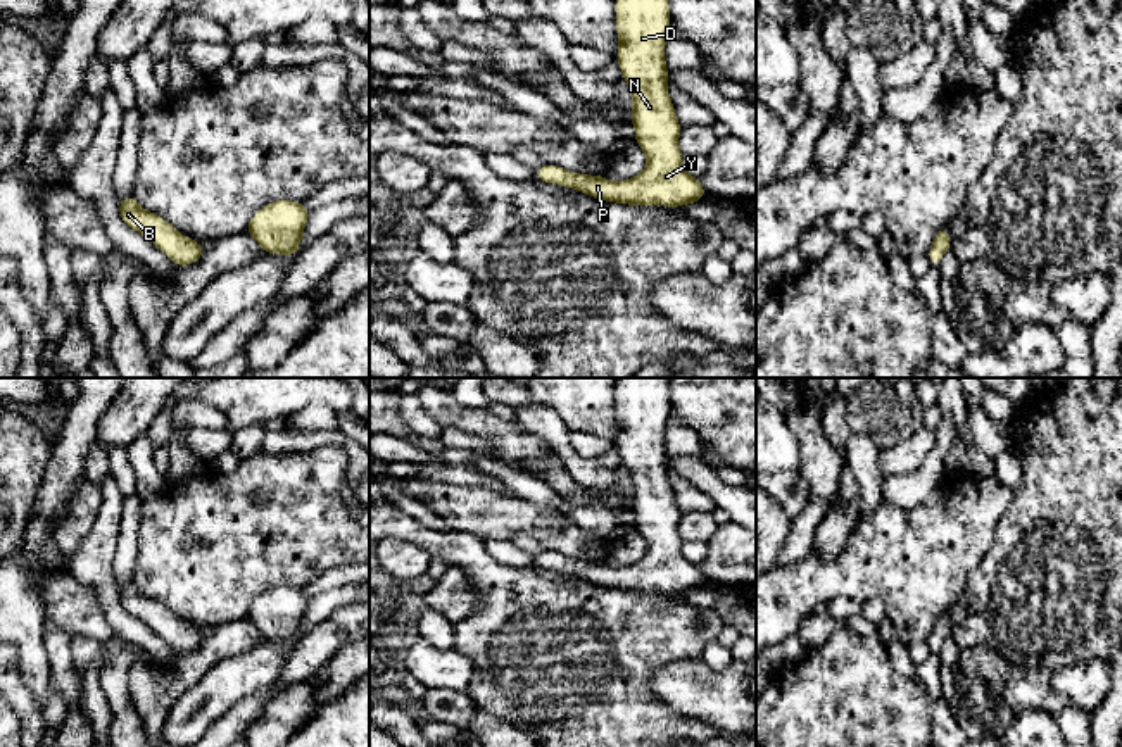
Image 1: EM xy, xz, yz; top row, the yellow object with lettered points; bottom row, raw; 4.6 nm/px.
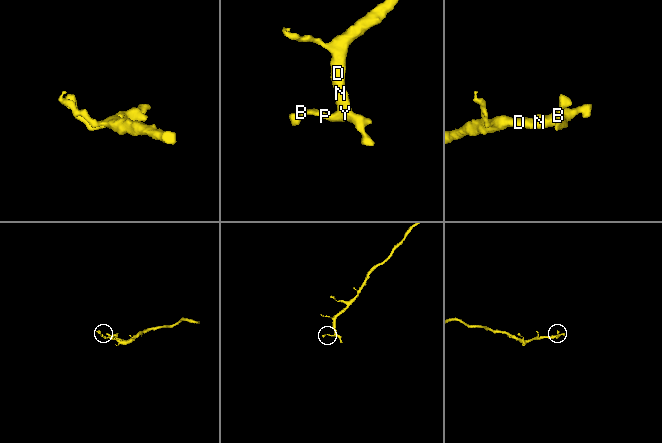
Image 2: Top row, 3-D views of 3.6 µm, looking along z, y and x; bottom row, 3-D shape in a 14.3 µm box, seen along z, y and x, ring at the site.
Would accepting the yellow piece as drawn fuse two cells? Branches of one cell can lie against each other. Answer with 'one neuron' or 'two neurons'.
one neuron

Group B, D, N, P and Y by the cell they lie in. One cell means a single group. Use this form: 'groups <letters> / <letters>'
groups B D N P Y

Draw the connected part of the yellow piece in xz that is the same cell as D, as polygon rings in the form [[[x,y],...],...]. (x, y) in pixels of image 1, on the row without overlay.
[[[618,378],[615,386],[620,431],[616,445],[632,480],[635,531],[647,543],[644,557],[625,568],[564,557],[544,550],[537,568],[573,574],[597,587],[625,592],[680,593],[699,588],[706,574],[682,554],[682,512],[666,478],[665,430],[671,412],[670,378]]]

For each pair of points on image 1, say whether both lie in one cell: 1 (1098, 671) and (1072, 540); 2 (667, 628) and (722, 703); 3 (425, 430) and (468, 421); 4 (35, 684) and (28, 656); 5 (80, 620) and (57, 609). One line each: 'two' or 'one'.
1: two
2: two
3: two
4: one
5: one

